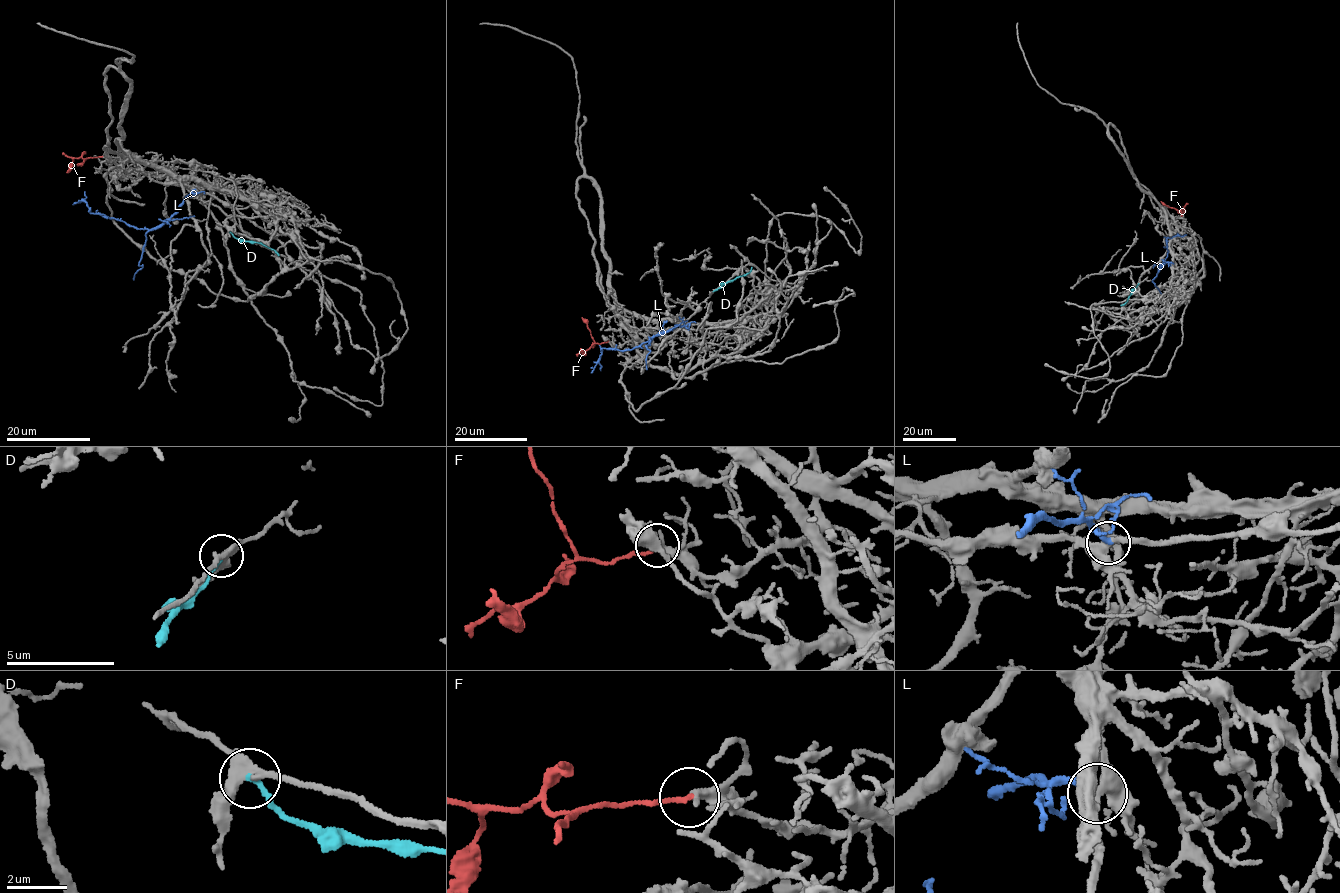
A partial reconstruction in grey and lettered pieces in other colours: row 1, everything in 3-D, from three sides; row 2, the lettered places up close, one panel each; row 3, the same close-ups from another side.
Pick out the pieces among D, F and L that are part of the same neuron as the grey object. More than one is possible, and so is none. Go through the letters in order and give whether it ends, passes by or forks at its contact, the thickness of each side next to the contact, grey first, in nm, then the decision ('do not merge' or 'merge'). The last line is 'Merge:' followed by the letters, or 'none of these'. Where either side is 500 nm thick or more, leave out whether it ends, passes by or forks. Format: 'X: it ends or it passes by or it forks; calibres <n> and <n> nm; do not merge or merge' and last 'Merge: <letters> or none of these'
D: it ends; calibres 320 and 170 nm; do not merge
F: it ends; calibres 380 and 160 nm; do not merge
L: it ends; calibres 360 and 240 nm; do not merge
Merge: none of these

